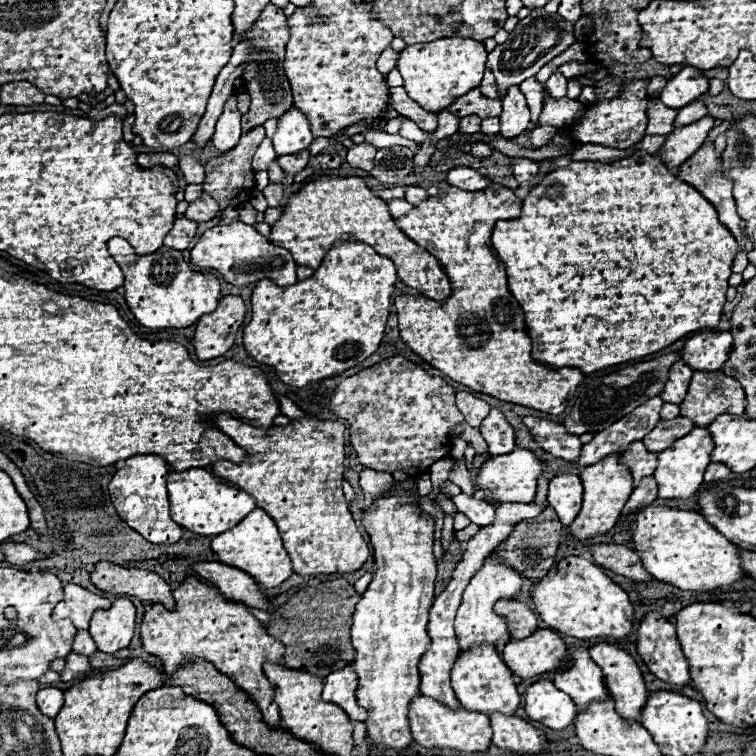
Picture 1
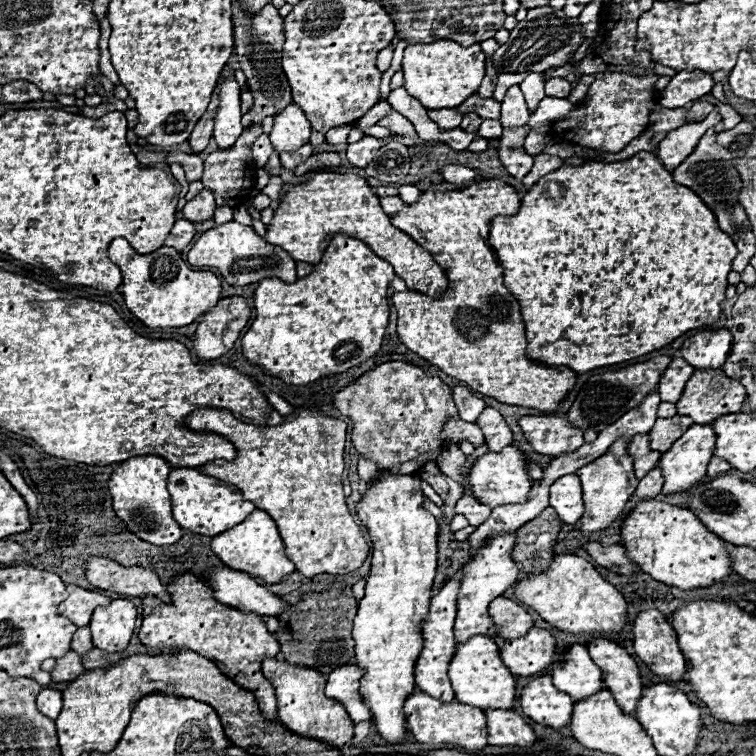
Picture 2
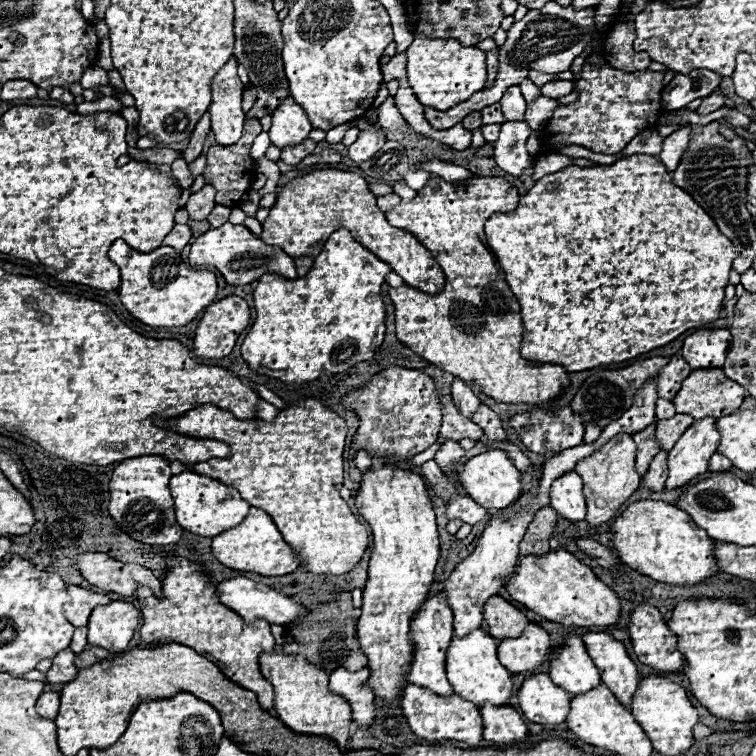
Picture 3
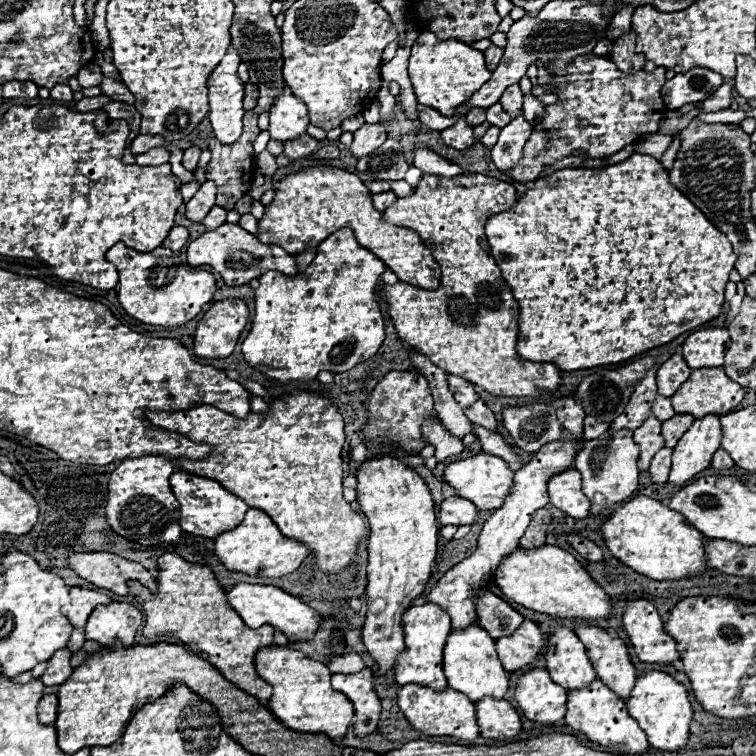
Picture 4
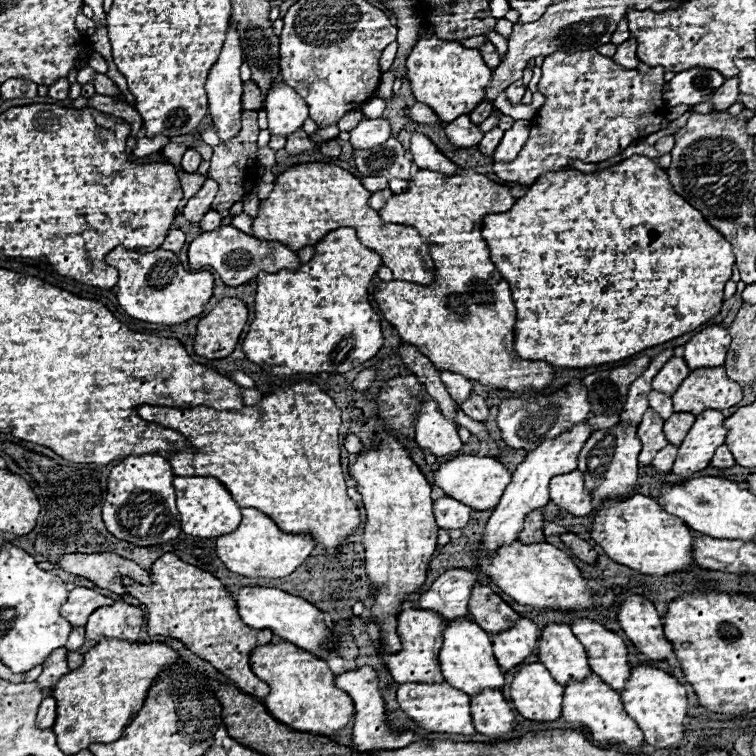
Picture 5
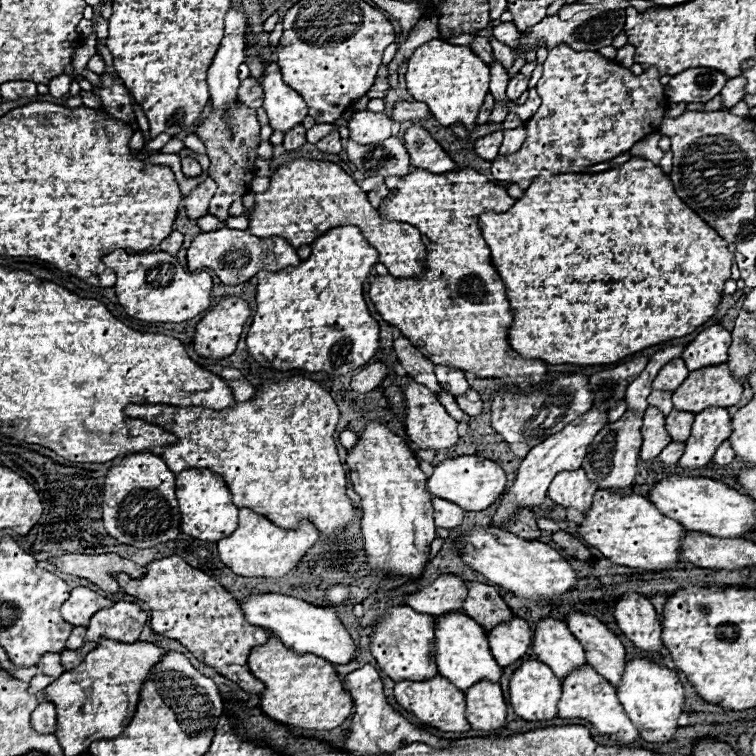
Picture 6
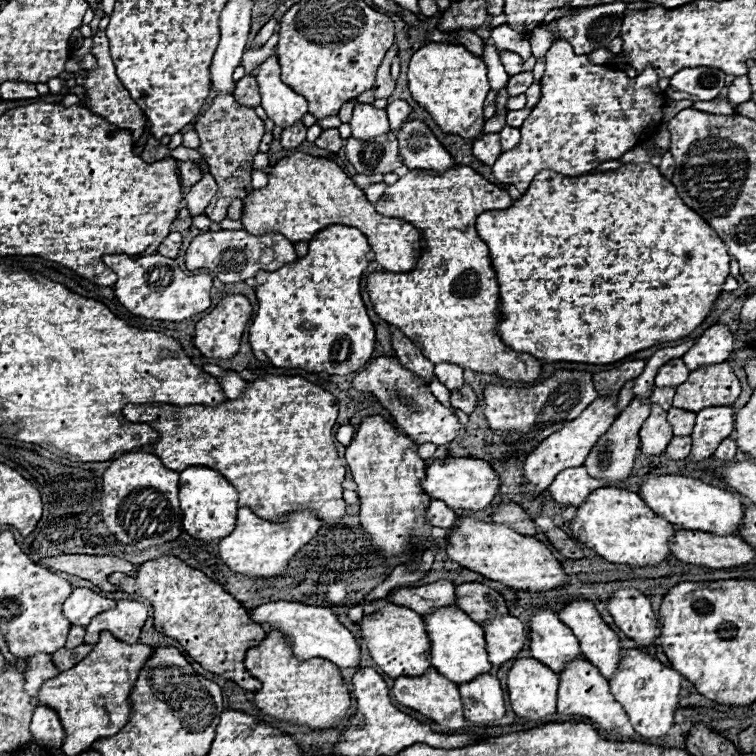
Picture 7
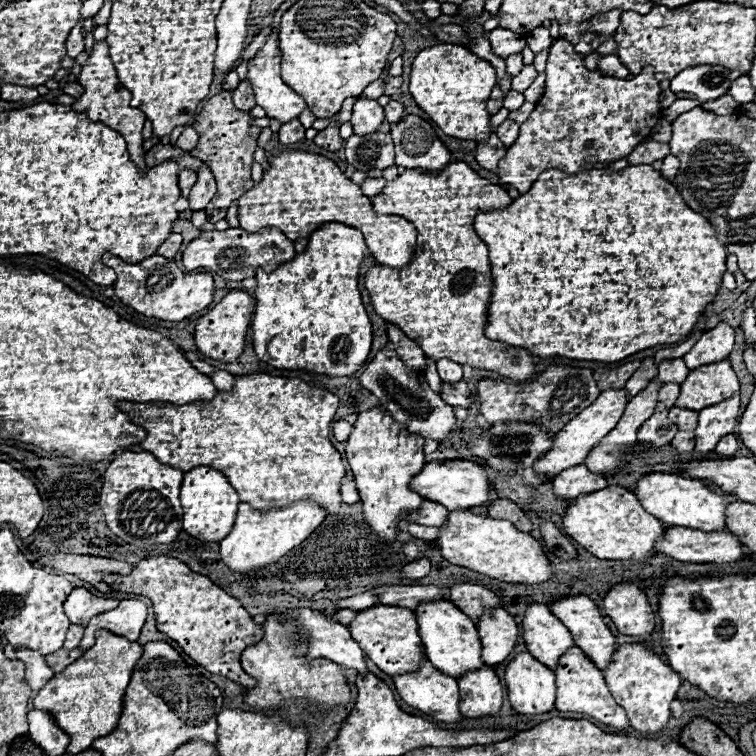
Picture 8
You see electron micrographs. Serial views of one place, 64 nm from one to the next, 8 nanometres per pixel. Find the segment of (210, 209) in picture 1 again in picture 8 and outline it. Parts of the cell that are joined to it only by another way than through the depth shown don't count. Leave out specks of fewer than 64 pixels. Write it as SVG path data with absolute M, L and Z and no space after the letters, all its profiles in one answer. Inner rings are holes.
M204 164L202 168L198 168L198 180L196 180L196 184L192 186L190 196L188 196L190 208L192 208L192 210L204 210L206 204L212 200L214 192L216 192L214 176L212 176L210 168Z

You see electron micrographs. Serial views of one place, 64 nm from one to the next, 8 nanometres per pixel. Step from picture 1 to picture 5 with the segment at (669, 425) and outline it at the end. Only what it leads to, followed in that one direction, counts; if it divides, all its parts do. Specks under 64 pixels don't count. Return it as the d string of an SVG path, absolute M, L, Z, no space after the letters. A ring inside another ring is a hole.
M674 412L668 420L664 420L664 434L670 444L682 444L686 432L692 428L696 416L690 416L690 412Z

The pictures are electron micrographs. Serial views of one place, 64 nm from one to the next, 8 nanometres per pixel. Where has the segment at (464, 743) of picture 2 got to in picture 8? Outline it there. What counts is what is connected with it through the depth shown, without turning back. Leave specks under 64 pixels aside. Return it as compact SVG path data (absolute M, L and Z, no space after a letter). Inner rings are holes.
M428 660L422 662L422 668L418 668L418 672L398 674L392 680L400 698L408 706L440 722L452 724L460 720L460 694L456 680L442 676L442 672L438 672Z

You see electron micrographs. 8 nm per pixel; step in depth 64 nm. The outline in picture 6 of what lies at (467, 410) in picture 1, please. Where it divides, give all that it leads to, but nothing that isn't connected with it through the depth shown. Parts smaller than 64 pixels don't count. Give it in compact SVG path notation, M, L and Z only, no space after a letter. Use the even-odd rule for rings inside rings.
M436 366L436 378L444 390L448 390L452 396L460 396L466 392L470 386L464 378L464 372L458 368L446 368L446 366Z

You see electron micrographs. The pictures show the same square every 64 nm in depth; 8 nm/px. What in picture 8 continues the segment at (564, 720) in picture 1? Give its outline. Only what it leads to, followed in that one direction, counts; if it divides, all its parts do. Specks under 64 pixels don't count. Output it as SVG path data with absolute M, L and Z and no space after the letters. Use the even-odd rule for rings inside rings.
M518 652L506 666L506 690L508 690L508 698L510 704L516 712L520 714L544 714L548 710L554 708L554 700L556 700L556 684L554 684L554 672L546 666L542 666L532 654L528 652Z

